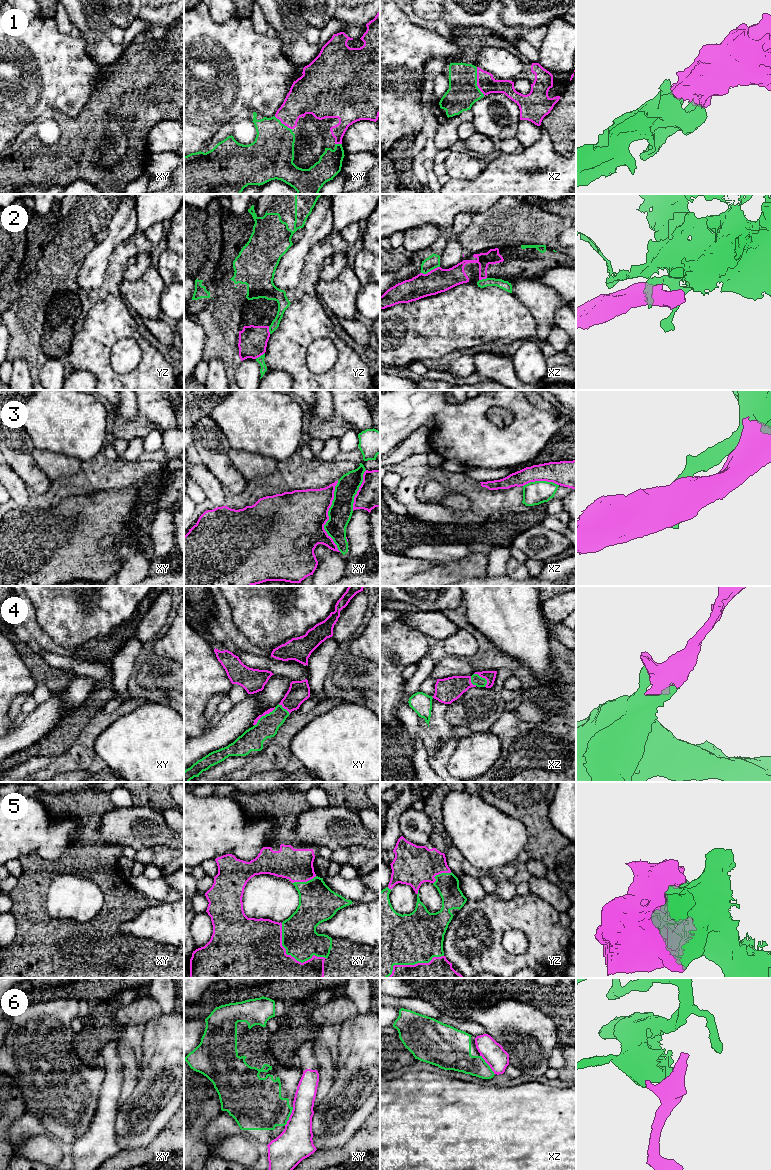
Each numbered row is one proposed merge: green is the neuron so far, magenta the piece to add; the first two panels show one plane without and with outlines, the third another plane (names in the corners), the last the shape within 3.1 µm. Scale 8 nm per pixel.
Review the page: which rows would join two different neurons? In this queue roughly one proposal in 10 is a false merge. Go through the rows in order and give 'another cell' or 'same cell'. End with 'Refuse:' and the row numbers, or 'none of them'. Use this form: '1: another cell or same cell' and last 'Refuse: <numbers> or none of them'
1: same cell
2: same cell
3: another cell
4: another cell
5: same cell
6: another cell
Refuse: 3, 4, 6

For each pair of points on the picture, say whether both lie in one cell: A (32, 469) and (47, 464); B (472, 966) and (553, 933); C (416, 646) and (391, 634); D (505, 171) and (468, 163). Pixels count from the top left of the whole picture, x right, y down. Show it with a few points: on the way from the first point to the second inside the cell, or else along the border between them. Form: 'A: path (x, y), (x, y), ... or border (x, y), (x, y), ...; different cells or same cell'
A: border (34, 448), (32, 458), (35, 464), (51, 481); different cells
B: path (493, 962), (523, 961), (535, 949); same cell
C: path (410, 645), (397, 638); same cell
D: border (487, 162), (475, 177), (464, 178); different cells

